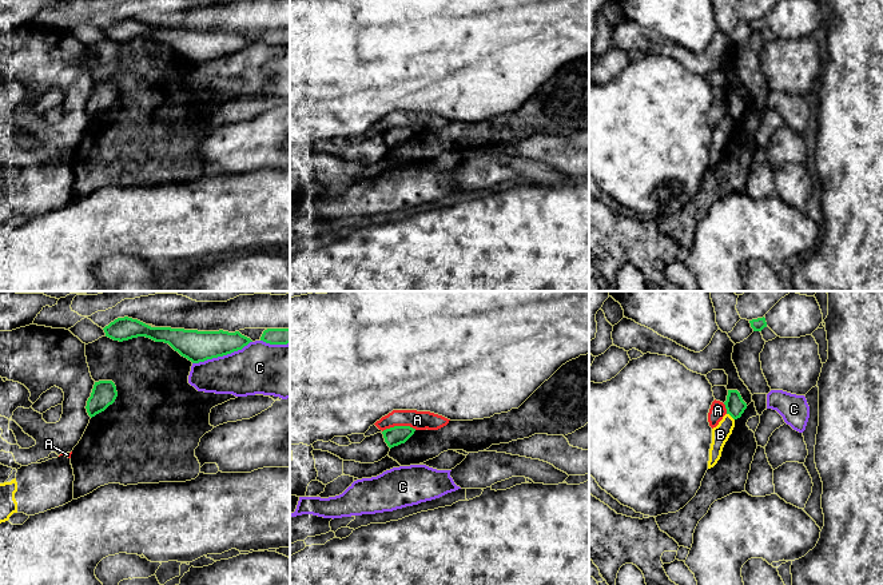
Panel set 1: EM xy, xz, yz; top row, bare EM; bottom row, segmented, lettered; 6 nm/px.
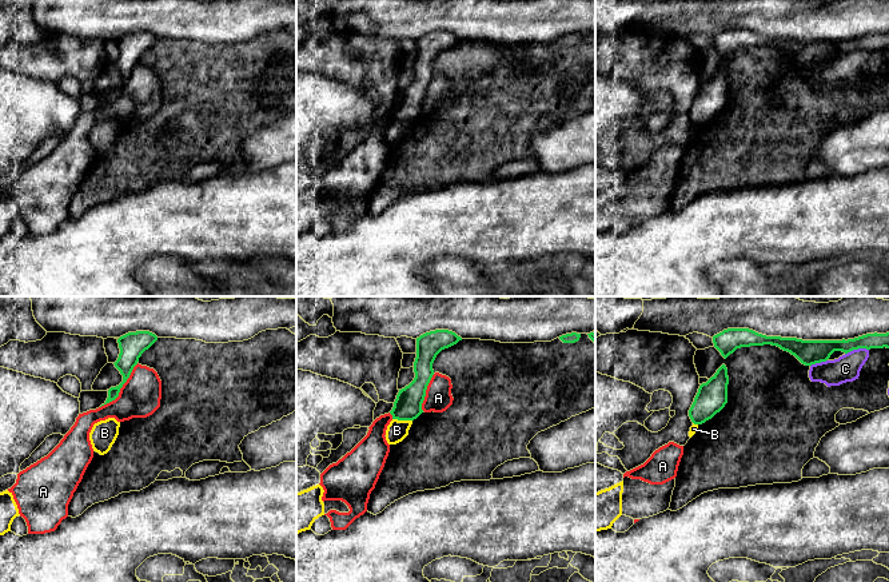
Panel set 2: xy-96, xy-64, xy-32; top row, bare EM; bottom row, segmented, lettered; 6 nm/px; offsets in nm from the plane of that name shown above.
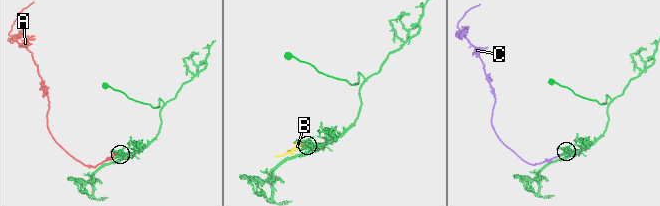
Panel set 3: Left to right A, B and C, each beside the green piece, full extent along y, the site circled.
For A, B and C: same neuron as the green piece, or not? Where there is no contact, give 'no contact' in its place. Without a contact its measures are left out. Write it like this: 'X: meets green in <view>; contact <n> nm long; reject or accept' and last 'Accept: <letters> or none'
A: meets green in xz; contact 200 nm long; reject
B: meets green in yz; contact 60 nm long; reject
C: meets green in xy; contact 380 nm long; reject
Accept: none

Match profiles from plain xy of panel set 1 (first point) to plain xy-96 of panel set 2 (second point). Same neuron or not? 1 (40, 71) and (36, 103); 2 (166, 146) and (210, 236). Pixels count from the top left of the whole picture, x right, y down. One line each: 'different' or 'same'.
1: different
2: different

